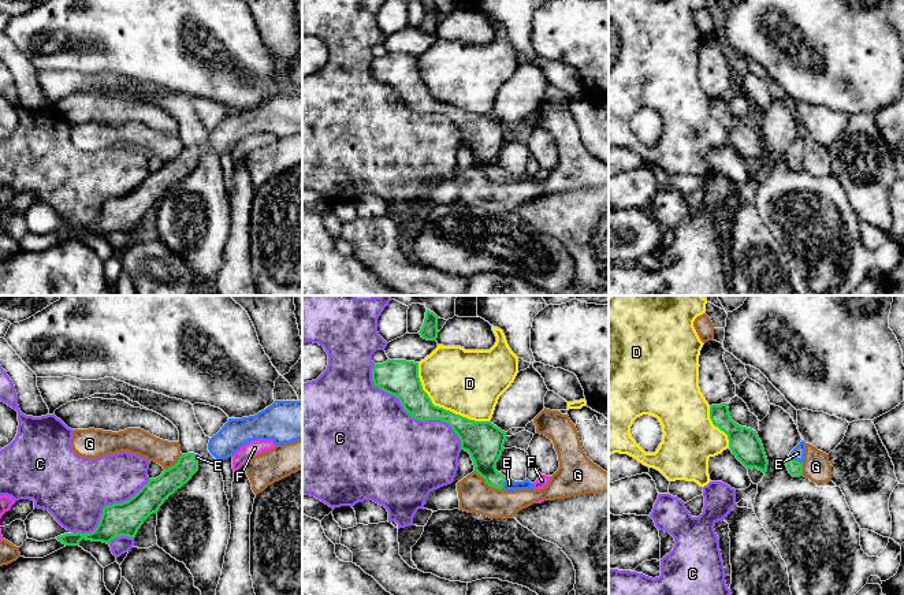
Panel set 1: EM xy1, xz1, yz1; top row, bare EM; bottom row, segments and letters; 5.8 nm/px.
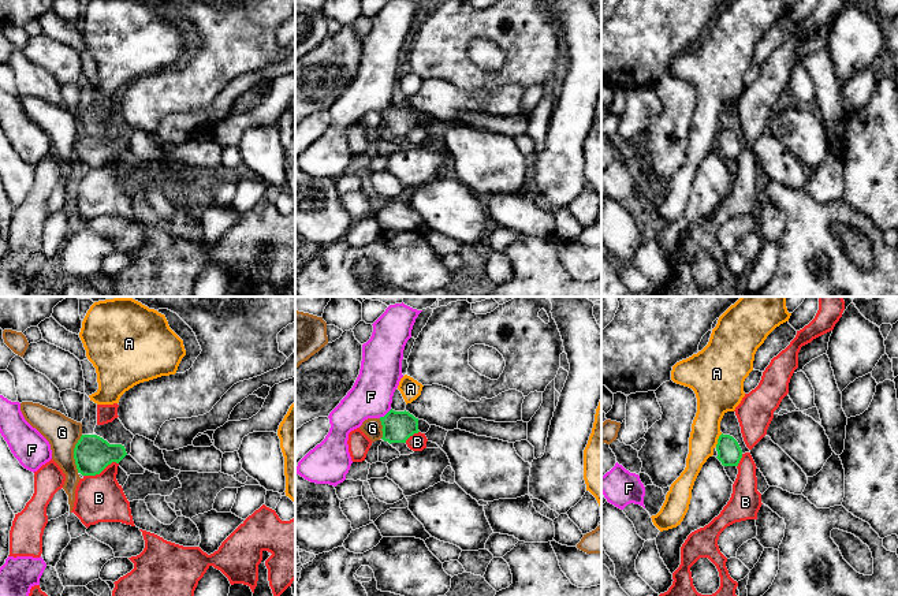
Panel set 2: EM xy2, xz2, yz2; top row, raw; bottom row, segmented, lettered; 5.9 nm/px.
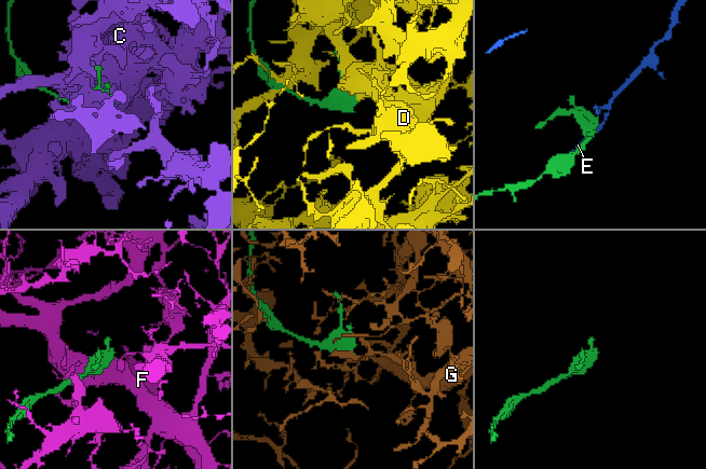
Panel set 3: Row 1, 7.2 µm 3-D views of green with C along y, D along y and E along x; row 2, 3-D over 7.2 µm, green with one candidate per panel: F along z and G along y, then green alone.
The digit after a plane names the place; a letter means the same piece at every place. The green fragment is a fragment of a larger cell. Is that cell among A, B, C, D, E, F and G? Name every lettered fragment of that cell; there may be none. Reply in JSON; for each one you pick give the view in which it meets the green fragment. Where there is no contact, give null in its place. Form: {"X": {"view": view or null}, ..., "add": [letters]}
{"E": {"view": "yz1"}, "add": ["E"]}

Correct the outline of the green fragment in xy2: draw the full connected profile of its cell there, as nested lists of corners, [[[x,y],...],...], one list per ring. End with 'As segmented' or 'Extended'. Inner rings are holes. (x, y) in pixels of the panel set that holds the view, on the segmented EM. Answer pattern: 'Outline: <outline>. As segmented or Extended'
Outline: [[[82,435],[74,448],[78,473],[100,474],[112,462],[119,463],[127,455],[124,446],[109,444],[97,435]]]. As segmented

